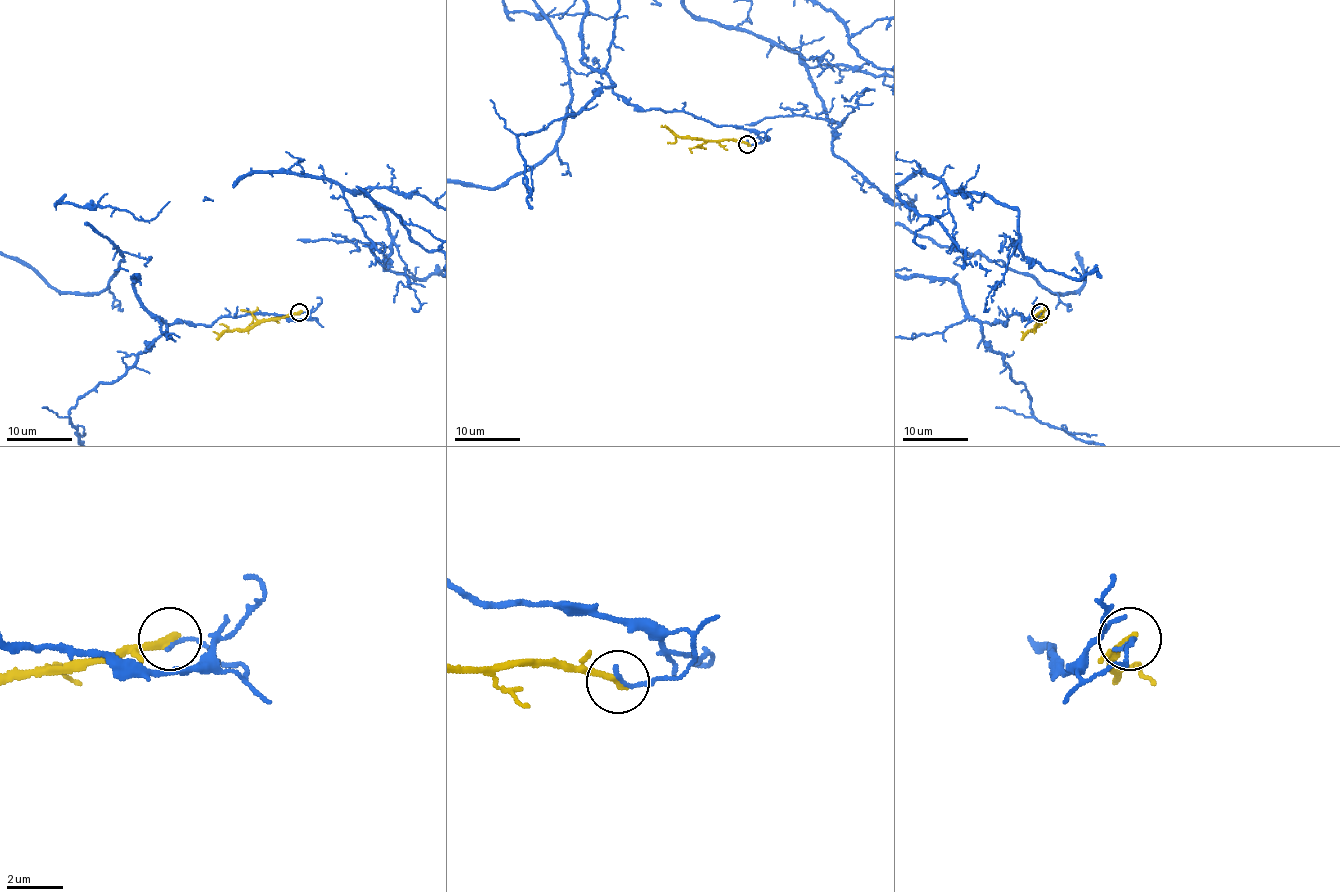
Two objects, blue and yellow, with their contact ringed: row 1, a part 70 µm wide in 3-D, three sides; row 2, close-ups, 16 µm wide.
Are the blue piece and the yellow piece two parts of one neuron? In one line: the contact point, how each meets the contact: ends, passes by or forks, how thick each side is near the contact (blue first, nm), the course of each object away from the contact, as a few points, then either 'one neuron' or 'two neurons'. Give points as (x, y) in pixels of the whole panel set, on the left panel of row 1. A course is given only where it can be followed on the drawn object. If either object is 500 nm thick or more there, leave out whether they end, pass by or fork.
(299, 312) | blue ends | yellow ends | 160/280 nm | blue via (300, 312), (316, 322), (167, 324), (87, 224), (123, 260), (104, 289), (63, 293) | yellow via (300, 312), (257, 320), (244, 329), (213, 332) | two neurons

